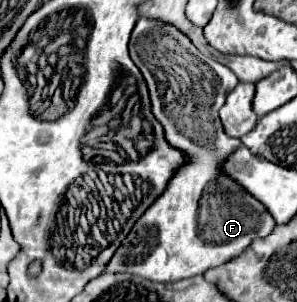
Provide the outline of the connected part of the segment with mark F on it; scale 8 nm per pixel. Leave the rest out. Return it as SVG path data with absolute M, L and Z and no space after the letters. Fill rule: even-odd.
M137 20L129 40L129 54L145 76L153 114L163 124L169 144L187 150L189 164L179 168L165 194L135 222L105 272L125 272L169 284L199 276L239 256L253 238L267 236L275 228L275 220L263 204L219 172L219 164L227 154L241 146L241 140L223 132L217 114L227 94L237 86L237 76L227 66L203 56L177 28L159 24L159 20Z

